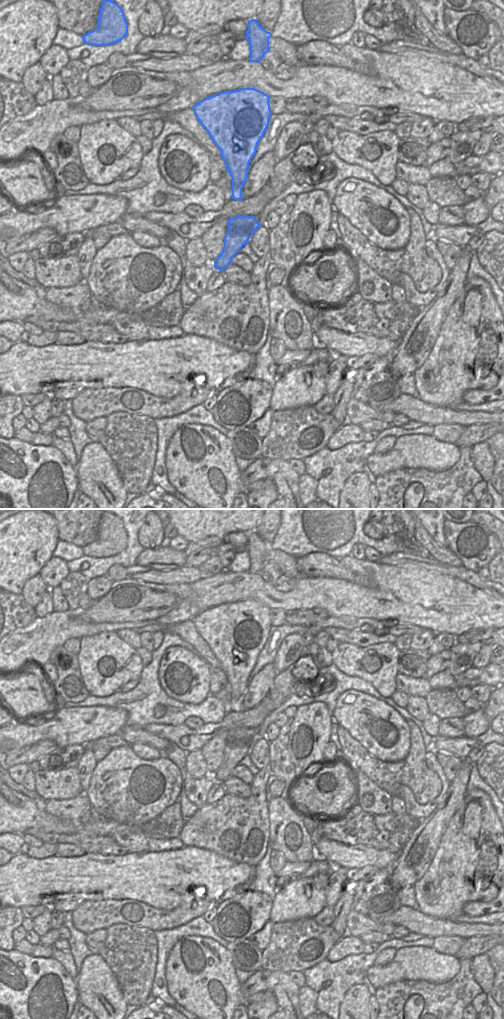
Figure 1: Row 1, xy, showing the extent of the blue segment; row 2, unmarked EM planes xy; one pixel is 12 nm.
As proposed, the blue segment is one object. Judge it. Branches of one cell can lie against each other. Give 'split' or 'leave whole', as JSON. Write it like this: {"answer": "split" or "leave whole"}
{"answer": "leave whole"}

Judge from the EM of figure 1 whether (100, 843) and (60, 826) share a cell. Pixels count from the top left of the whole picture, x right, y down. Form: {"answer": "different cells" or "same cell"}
{"answer": "different cells"}

